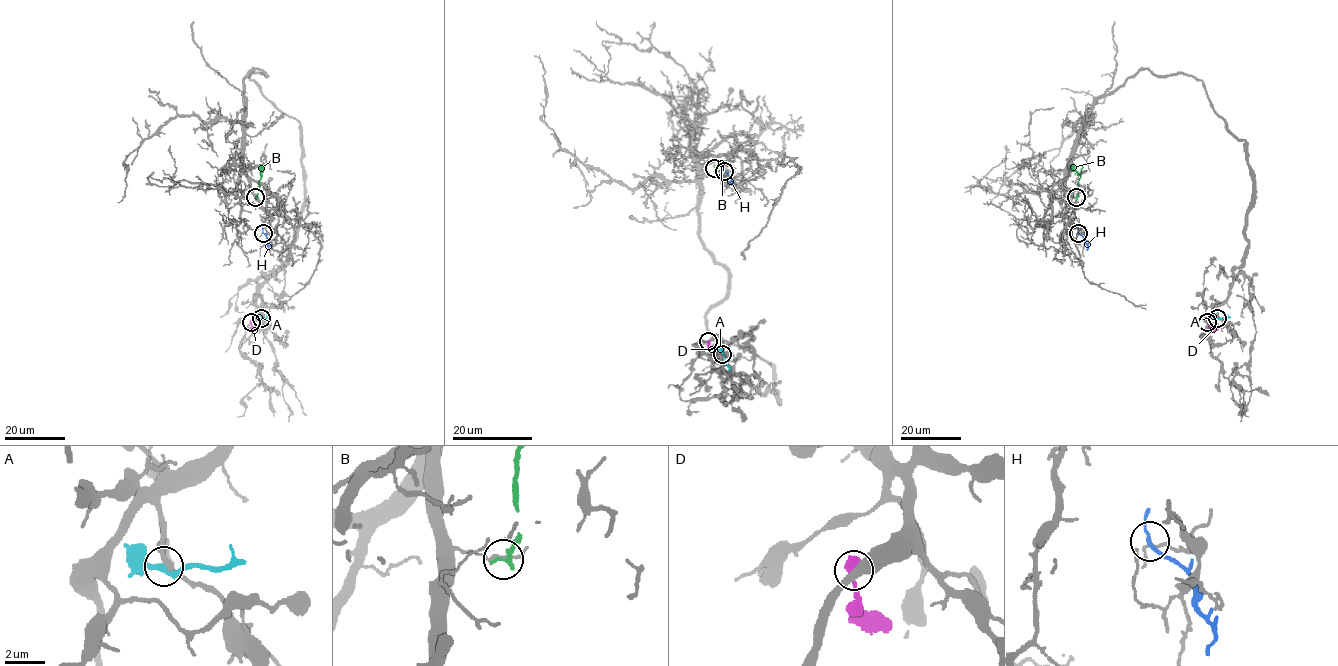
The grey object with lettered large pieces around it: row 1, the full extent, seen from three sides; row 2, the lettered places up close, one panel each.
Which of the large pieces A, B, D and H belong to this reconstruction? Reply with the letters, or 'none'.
none

